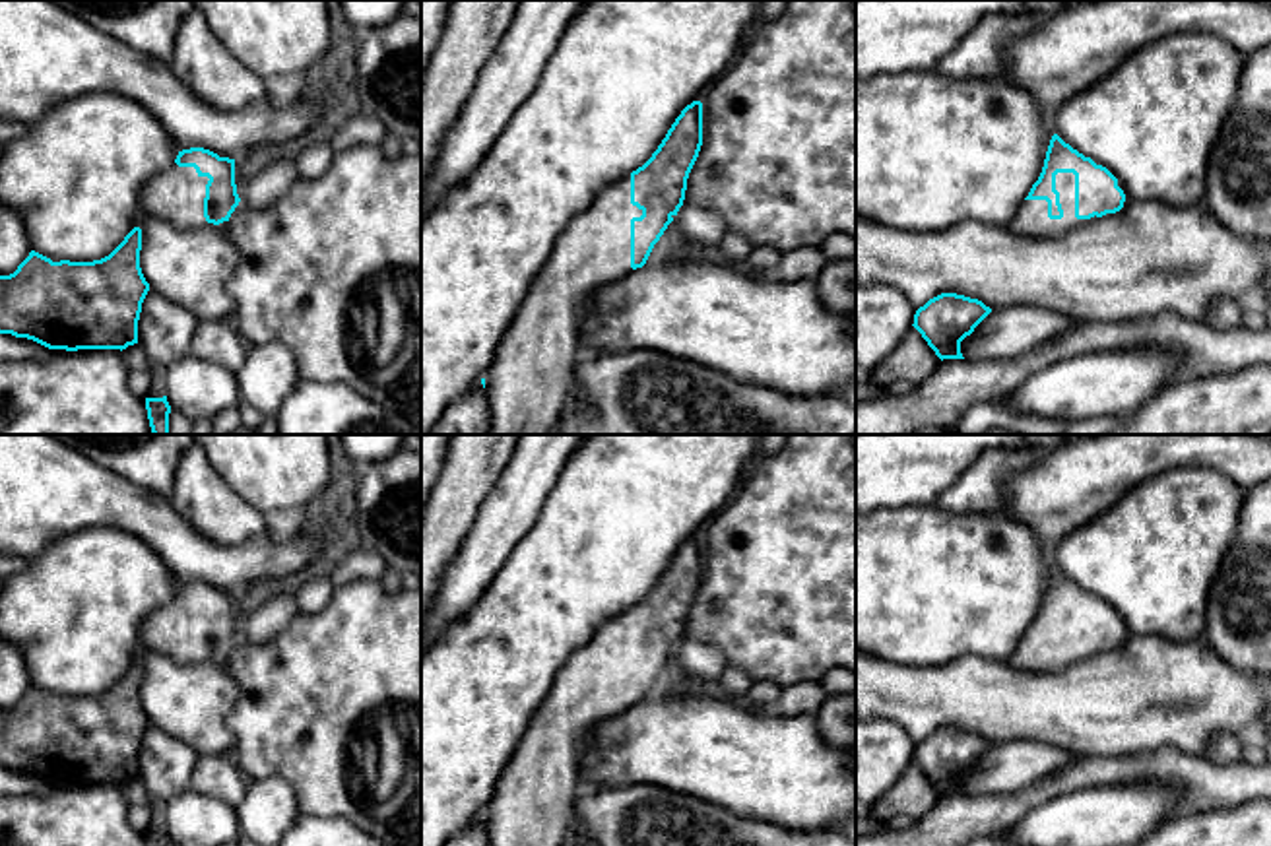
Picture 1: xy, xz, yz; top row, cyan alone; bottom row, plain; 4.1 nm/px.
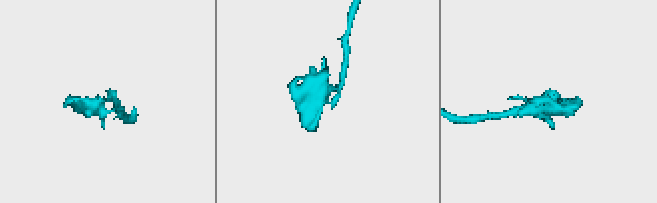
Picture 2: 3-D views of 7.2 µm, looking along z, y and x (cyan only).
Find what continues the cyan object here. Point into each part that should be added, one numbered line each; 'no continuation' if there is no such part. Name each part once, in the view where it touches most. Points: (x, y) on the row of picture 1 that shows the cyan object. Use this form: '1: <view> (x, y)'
1: yz (1031, 220)

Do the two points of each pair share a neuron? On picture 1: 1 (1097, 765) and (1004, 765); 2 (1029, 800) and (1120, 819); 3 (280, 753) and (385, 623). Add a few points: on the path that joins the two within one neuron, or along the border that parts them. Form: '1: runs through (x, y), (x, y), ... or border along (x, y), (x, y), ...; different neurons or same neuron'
1: border along (1083, 755), (1027, 790); different neurons
2: border along (1085, 786), (1041, 802), (1011, 825); different neurons
3: runs through (295, 720), (305, 711), (305, 703), (352, 656); same neuron

